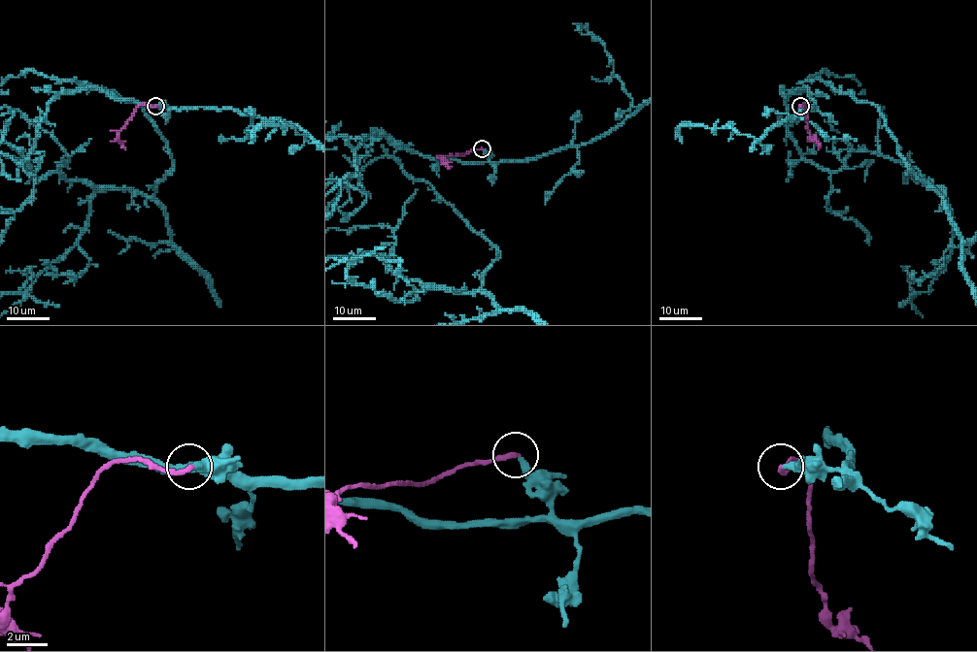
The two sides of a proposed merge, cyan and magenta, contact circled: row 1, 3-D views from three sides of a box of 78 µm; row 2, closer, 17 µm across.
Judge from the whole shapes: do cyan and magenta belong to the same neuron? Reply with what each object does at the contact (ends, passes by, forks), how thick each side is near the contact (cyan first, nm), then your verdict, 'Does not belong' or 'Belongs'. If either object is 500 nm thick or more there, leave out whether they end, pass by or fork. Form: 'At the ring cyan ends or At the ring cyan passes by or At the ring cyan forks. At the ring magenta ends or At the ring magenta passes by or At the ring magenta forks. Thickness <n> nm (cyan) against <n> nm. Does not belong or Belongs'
At the ring cyan ends. At the ring magenta ends. Thickness 360 nm (cyan) against 260 nm. Belongs

